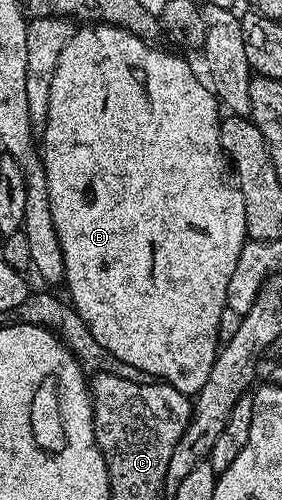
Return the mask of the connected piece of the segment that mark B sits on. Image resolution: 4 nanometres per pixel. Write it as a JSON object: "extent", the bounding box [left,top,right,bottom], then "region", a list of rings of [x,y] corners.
{"extent":[41,24,248,397],"region":[[[83,24],[76,29],[75,35],[68,40],[65,48],[61,48],[61,60],[57,60],[57,72],[53,72],[53,85],[49,88],[49,112],[47,113],[47,123],[41,131],[41,157],[43,159],[43,171],[49,184],[49,200],[51,201],[51,211],[53,212],[53,224],[57,228],[57,240],[61,244],[61,252],[65,260],[65,272],[63,273],[63,282],[67,290],[71,293],[69,302],[74,310],[80,314],[81,320],[88,325],[94,339],[107,348],[113,356],[123,360],[127,364],[133,364],[141,372],[150,375],[152,379],[168,382],[170,386],[175,387],[187,397],[196,395],[196,387],[200,386],[205,380],[209,380],[209,372],[213,372],[215,355],[221,349],[221,339],[219,337],[219,325],[221,324],[221,312],[227,309],[227,300],[229,297],[229,284],[233,277],[233,268],[237,268],[237,256],[241,256],[243,243],[248,241],[247,225],[245,224],[245,200],[238,185],[227,183],[227,174],[229,178],[229,166],[225,161],[225,155],[221,144],[219,143],[219,123],[221,121],[220,103],[217,101],[210,85],[205,84],[204,79],[195,75],[195,70],[178,53],[170,54],[167,50],[158,50],[155,44],[150,41],[138,38],[135,34],[130,34],[128,30],[122,30],[116,26],[105,26],[102,24]]]}

